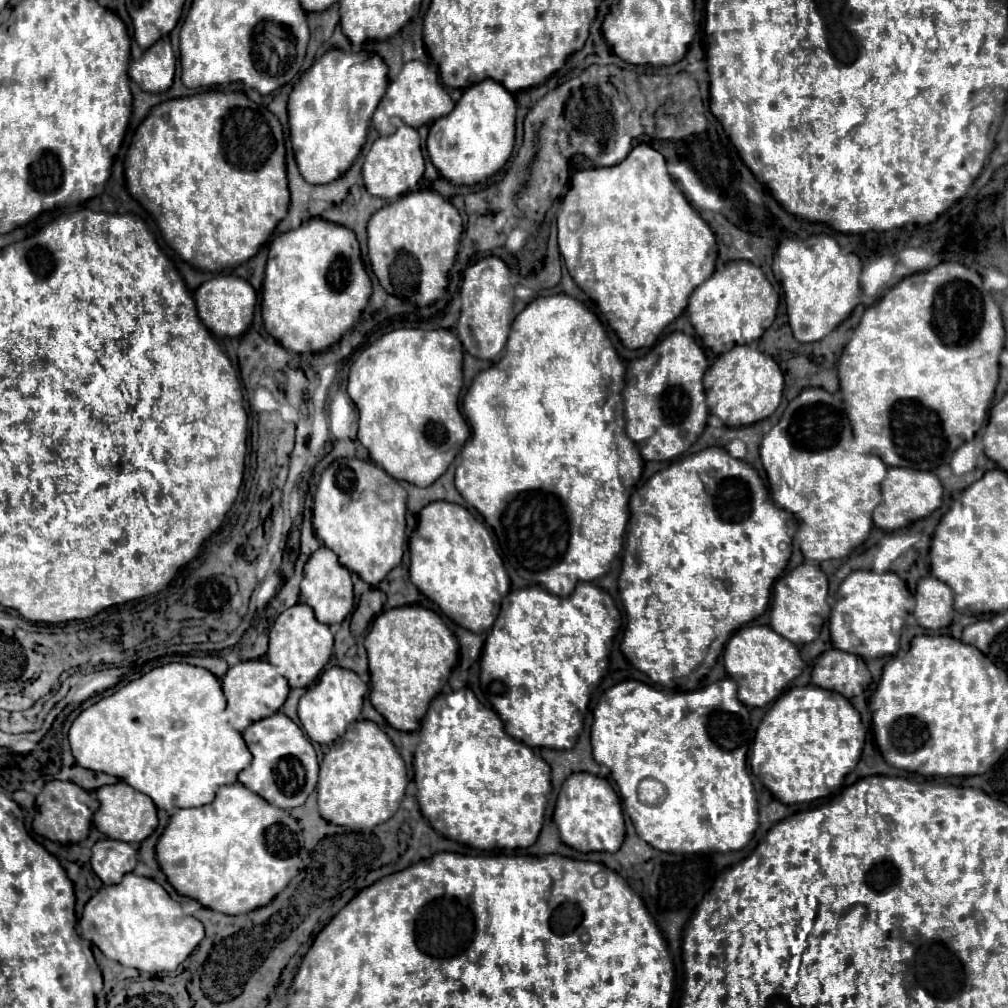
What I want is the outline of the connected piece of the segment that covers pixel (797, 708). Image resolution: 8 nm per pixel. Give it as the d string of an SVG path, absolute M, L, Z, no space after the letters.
M807 684L791 688L763 716L750 753L751 770L783 804L811 802L833 794L857 766L865 732L859 712L839 692Z

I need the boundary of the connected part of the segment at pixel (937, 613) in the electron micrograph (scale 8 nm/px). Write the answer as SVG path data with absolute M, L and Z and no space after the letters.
M925 576L917 582L913 616L923 628L939 630L953 620L953 592L935 576Z

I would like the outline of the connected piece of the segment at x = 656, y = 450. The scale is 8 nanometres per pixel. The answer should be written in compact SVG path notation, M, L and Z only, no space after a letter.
M683 332L669 334L645 358L627 364L625 388L621 390L627 436L639 446L643 460L671 460L699 438L709 416L703 390L707 366L701 346Z

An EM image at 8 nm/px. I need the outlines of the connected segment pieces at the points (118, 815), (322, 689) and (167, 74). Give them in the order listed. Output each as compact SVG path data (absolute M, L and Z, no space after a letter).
M117 782L113 786L105 786L97 790L97 800L101 802L99 810L93 814L93 824L99 832L113 840L123 840L129 844L139 844L147 836L153 834L157 828L157 808L149 796L143 792L137 792L125 782Z
M339 666L327 668L319 676L317 684L309 688L299 700L299 720L307 736L317 744L331 744L333 740L343 736L347 726L359 718L365 692L367 692L367 686L355 672Z
M169 38L157 40L157 44L147 48L139 60L133 60L129 64L129 76L145 92L169 90L175 76L175 56Z

